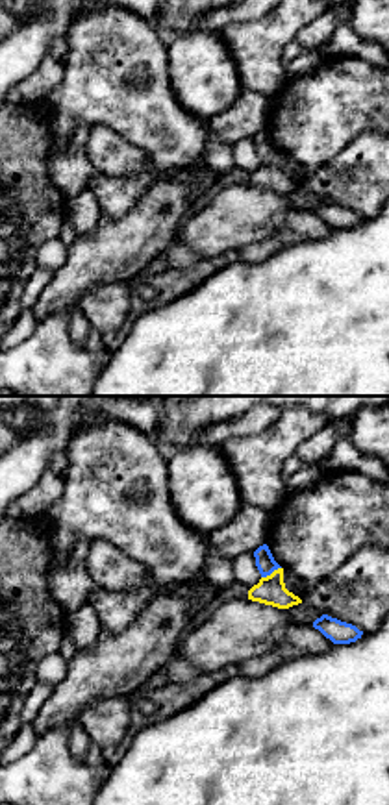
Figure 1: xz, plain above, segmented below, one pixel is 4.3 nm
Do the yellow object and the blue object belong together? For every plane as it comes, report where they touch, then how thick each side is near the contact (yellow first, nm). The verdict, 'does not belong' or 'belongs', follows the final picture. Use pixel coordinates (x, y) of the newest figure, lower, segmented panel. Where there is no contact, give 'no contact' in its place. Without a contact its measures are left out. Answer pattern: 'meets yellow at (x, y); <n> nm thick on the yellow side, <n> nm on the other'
meets yellow at (273, 572); 130 nm thick on the yellow side, 90 nm on the other

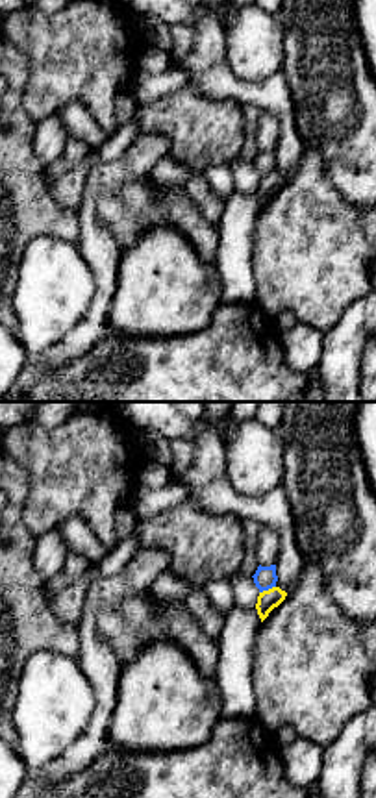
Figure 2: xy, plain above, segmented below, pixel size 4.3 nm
meets yellow at (269, 589); 90 nm thick on the yellow side, 100 nm on the other

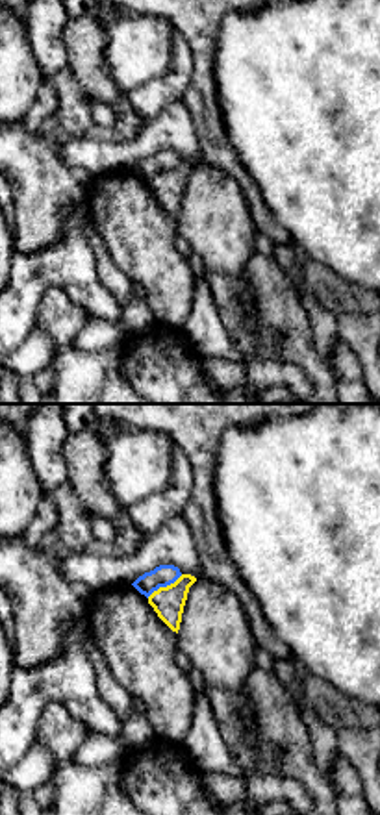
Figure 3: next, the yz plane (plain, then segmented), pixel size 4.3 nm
meets yellow at (164, 588); 140 nm thick on the yellow side, 90 nm on the other

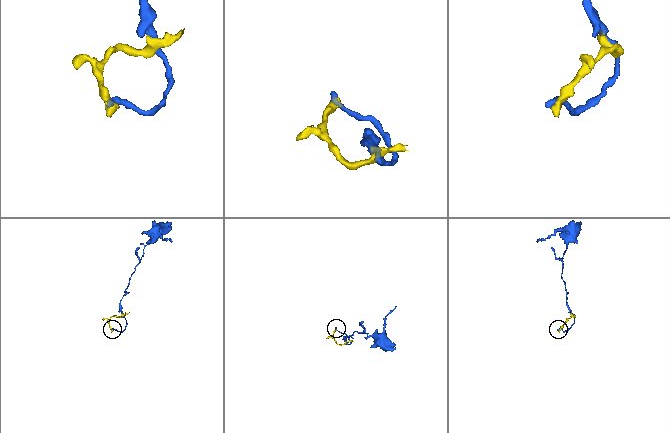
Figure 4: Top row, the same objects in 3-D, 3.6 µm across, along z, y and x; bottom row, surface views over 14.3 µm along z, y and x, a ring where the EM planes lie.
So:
does not belong

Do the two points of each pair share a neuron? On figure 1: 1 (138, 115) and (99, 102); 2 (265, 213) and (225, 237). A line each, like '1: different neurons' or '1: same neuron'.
1: same neuron
2: same neuron

